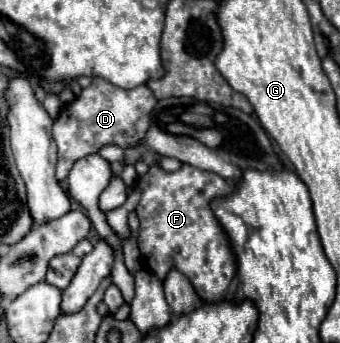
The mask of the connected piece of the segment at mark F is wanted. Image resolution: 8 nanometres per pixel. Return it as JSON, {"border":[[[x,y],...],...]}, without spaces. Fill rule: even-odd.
{"border":[[[151,164],[147,174],[139,176],[133,188],[141,192],[135,212],[139,218],[137,246],[143,266],[161,282],[169,270],[175,268],[185,274],[205,302],[221,302],[237,268],[229,240],[209,208],[209,202],[217,196],[231,194],[231,182],[189,164],[183,164],[175,172],[165,172],[159,164]]]}

